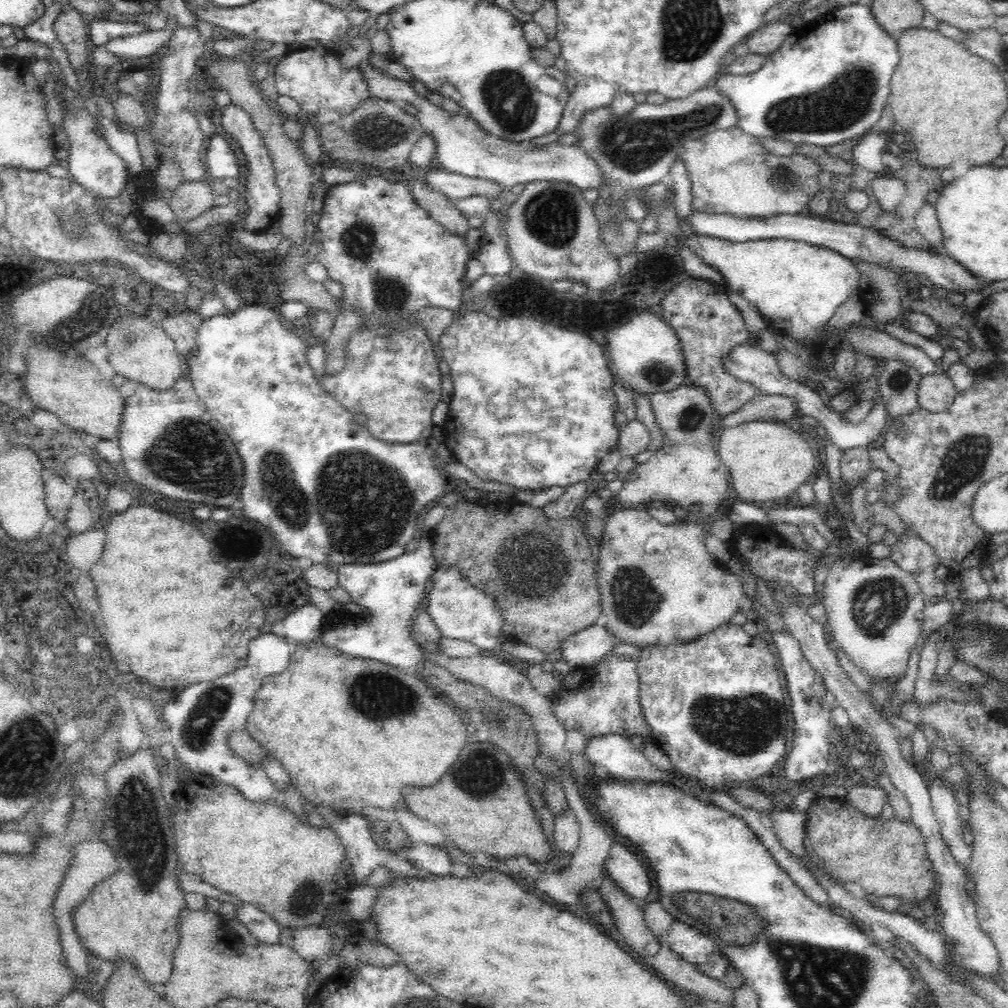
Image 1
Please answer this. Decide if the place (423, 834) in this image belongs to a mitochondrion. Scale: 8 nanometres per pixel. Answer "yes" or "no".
no

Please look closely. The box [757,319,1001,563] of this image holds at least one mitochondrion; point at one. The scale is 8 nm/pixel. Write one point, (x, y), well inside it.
(964, 461)

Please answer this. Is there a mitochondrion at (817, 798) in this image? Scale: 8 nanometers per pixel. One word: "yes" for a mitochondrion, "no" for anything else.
no

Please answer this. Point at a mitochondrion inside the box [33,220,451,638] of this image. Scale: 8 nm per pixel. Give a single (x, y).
(363, 504)

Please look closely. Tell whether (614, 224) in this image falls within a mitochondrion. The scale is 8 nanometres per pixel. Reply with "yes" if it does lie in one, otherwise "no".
yes

